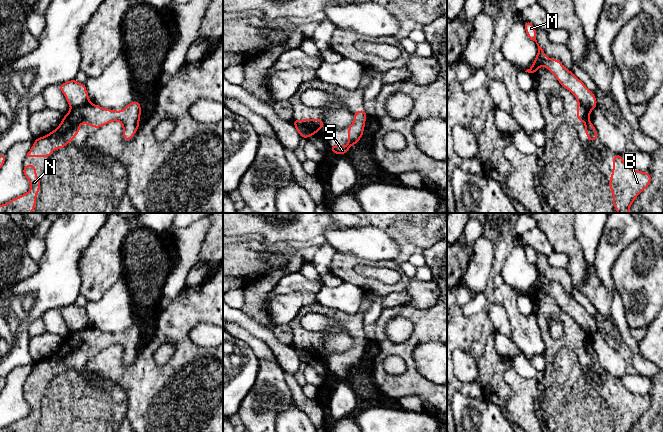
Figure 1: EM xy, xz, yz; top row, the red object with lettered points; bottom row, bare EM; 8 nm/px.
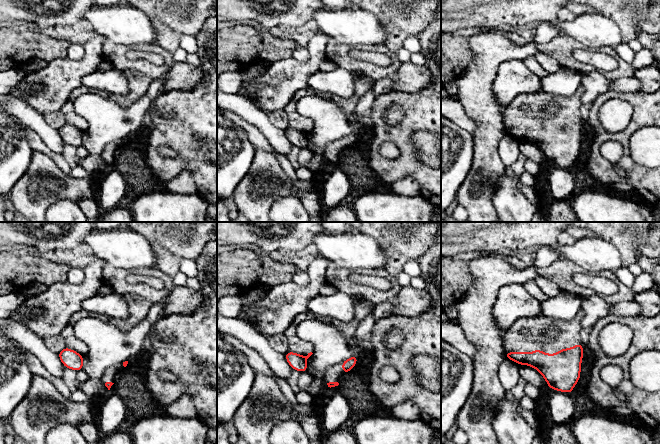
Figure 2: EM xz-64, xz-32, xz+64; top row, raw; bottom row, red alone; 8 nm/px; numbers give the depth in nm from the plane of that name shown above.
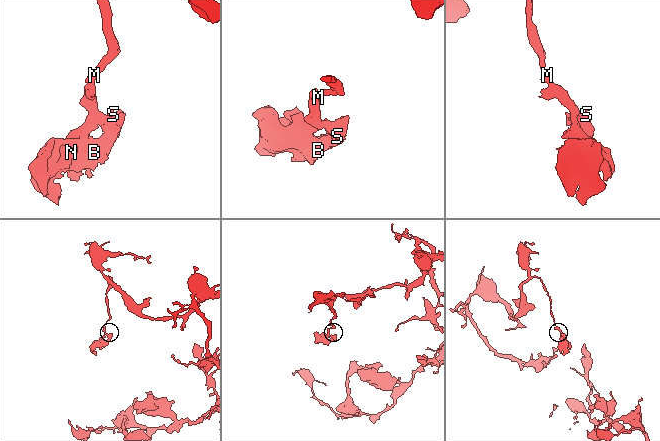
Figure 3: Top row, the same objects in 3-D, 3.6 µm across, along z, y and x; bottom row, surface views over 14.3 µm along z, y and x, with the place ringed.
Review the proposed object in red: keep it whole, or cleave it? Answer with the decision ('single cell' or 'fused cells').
fused cells

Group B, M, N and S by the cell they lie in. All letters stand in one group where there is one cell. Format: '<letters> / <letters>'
B N S / M

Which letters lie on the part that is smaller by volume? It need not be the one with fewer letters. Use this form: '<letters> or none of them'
B, N, S

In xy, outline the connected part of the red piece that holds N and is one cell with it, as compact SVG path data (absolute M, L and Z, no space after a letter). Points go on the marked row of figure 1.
M23 165L23 174L30 182L30 191L0 205L0 213L32 213L36 208L36 194L40 192L40 178L36 176L36 166Z

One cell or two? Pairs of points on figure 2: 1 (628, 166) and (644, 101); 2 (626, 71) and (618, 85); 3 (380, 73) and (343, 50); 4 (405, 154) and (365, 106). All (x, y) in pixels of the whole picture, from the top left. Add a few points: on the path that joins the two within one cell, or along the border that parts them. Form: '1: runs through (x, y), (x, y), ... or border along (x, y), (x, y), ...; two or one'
1: runs through (626, 150), (625, 135), (642, 117); one
2: border along (632, 75), (611, 80); two
3: runs through (370, 69), (354, 66), (348, 60); one
4: border along (375, 97), (372, 108), (368, 113); two

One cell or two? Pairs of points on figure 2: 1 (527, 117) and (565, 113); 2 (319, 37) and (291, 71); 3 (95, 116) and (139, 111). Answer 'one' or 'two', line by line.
1: one
2: one
3: one

